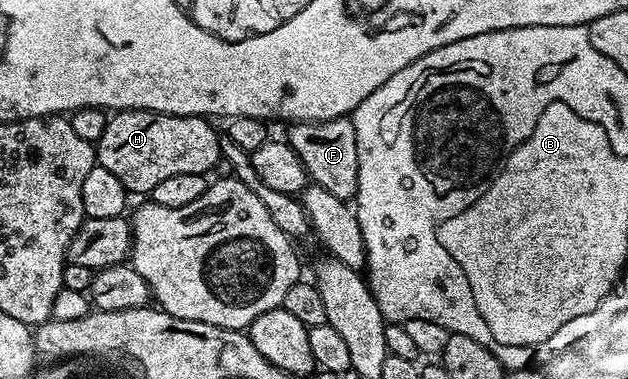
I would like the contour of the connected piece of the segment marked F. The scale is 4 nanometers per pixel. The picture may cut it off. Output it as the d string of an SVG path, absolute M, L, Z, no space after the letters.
M349 116L323 121L295 121L289 126L288 140L292 151L300 155L307 178L313 184L325 187L336 199L353 202L360 183L360 155L356 151L356 127Z

